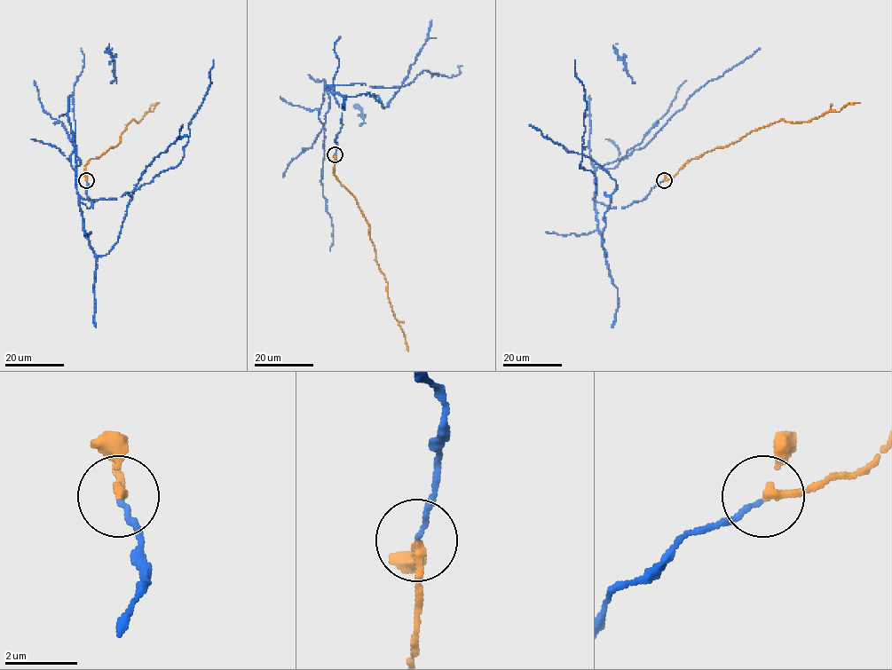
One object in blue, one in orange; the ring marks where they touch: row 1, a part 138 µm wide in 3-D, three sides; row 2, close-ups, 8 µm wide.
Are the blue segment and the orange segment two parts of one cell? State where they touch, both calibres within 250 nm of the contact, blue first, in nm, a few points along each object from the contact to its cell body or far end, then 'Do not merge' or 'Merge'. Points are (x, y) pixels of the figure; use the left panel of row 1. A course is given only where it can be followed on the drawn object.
Place: (86, 180). Thickness 110 nm (blue) against 180 nm. Course of blue: (86, 181), (93, 202), (79, 202), (84, 235), (104, 256), (138, 178), (183, 124). Course of orange: (86, 180), (85, 165), (90, 159), (114, 146), (127, 125), (132, 120), (138, 122), (159, 102). Merge

